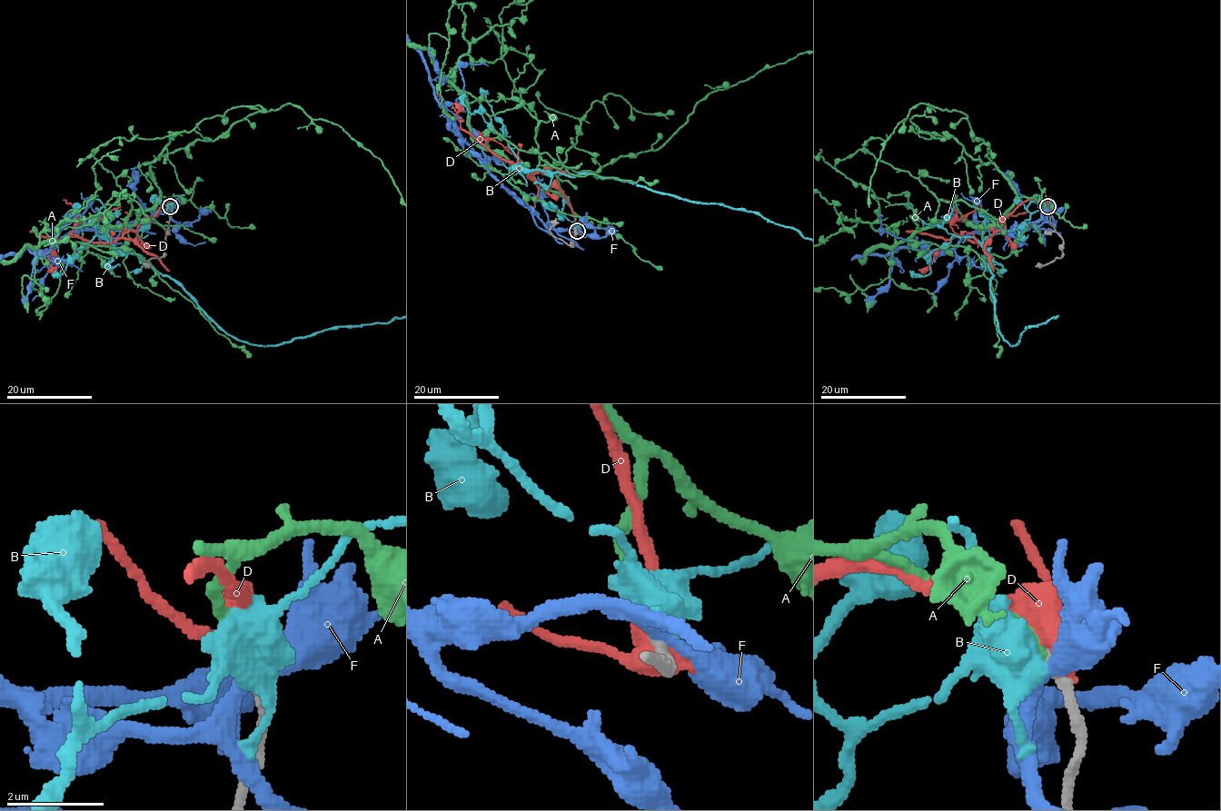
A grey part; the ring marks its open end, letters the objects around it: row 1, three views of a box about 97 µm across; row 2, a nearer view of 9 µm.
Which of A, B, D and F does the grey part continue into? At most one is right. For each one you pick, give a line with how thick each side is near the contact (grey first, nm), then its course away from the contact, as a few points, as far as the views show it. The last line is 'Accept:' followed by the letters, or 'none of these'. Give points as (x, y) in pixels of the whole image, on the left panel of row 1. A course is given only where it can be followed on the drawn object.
A: Thickness 200 nm (grey) against 180 nm
Accept: A

